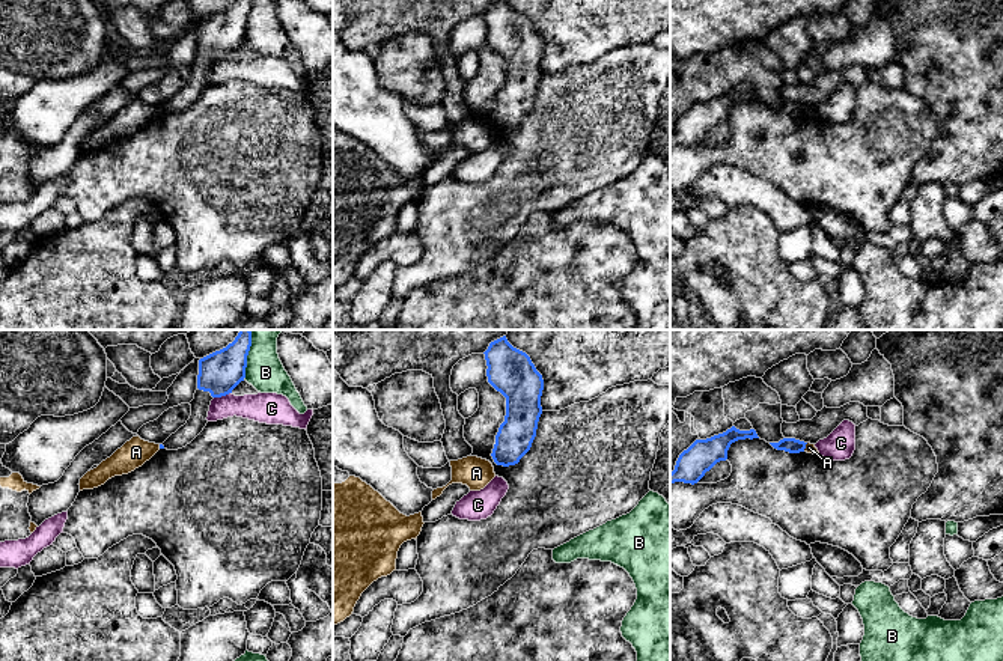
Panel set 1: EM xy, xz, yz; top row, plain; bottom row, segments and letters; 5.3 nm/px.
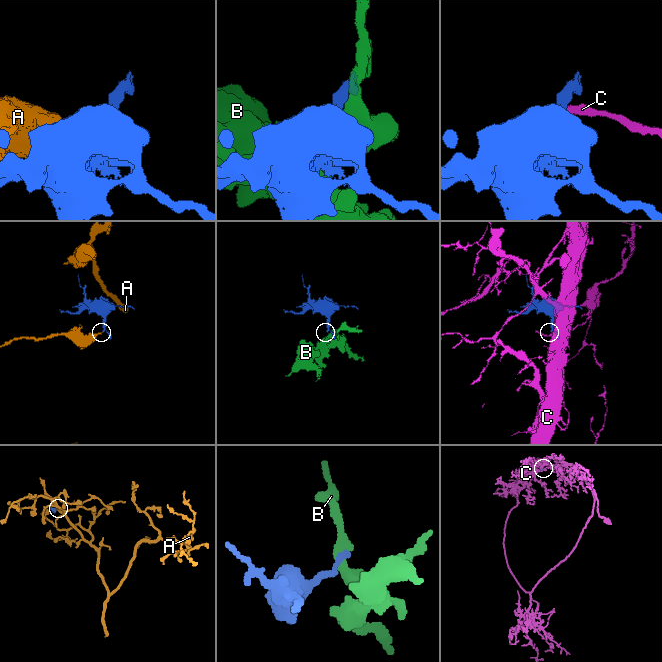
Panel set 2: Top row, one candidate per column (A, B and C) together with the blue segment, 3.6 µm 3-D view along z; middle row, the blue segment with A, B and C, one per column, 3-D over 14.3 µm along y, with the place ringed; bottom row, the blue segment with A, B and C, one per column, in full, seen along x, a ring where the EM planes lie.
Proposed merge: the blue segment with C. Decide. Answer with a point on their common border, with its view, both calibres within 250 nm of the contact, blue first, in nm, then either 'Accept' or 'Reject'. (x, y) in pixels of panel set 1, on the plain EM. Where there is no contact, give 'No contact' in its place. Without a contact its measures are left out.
Touches blue at xy (222, 57). Thickness 220 nm (blue) against 160 nm. Reject

